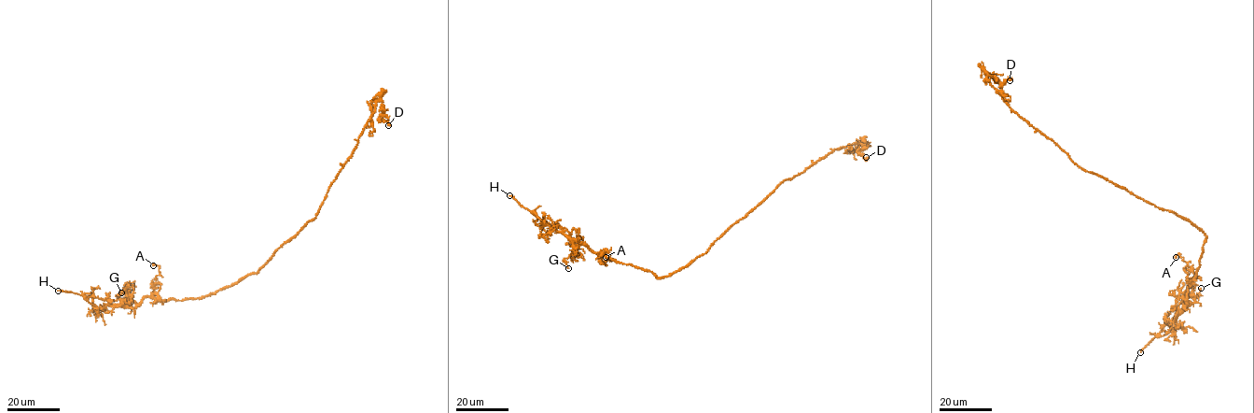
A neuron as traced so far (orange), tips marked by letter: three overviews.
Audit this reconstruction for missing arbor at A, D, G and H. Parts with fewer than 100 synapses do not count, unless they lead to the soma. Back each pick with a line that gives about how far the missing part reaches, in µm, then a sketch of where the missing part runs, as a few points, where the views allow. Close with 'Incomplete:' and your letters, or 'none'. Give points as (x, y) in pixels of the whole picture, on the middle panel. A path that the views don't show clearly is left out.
H: Missing length about 8 µm. Course of what is missing: (509, 195), (494, 189)
Incomplete: H

